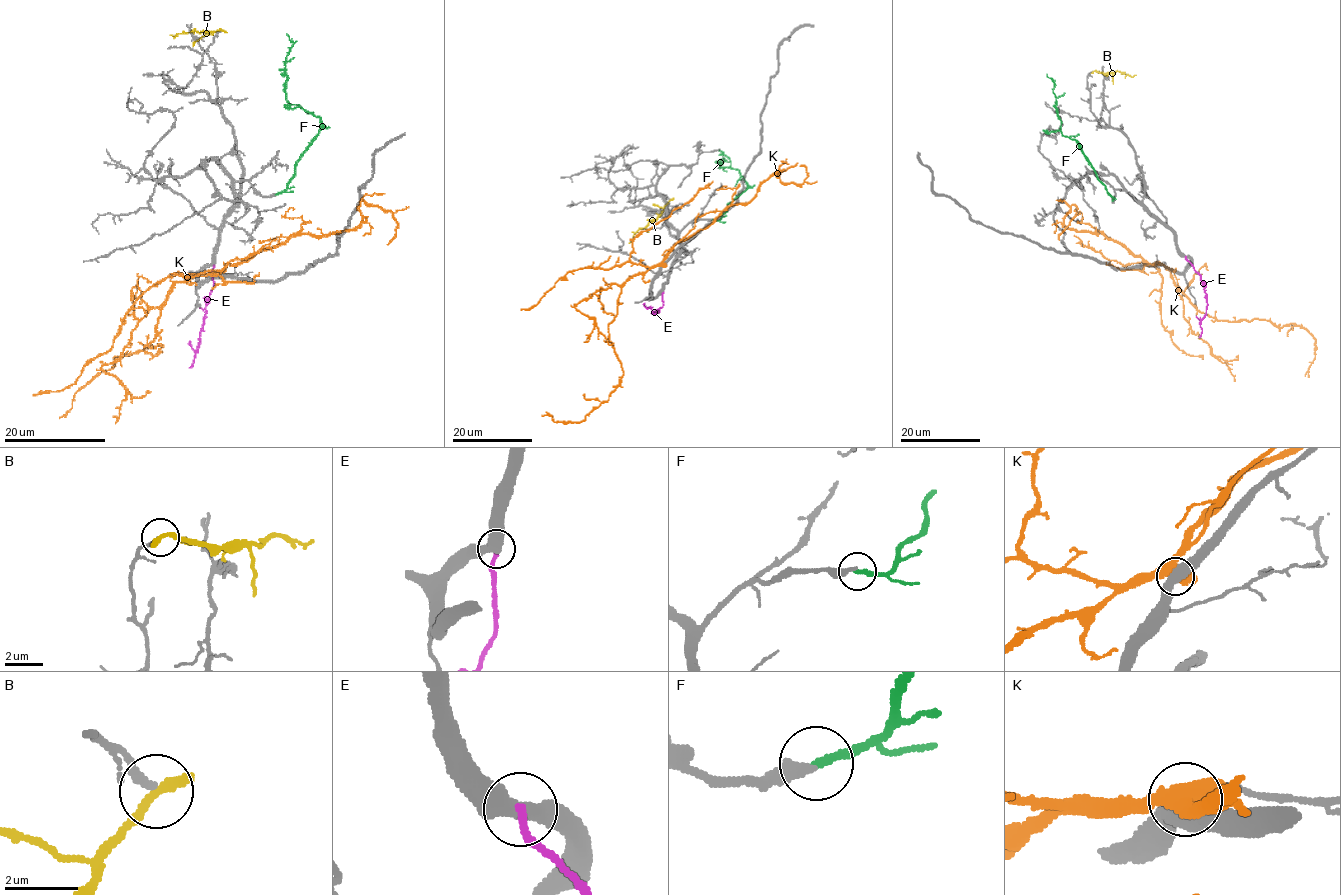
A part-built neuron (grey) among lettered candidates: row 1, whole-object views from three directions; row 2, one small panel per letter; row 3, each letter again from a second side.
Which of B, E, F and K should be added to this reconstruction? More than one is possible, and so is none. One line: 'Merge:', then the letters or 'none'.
Merge: F

